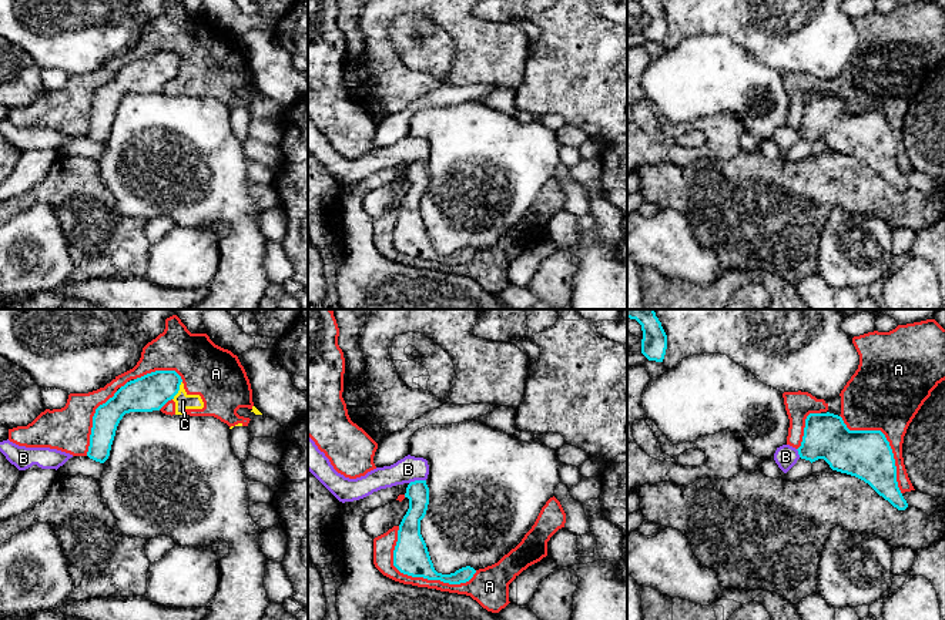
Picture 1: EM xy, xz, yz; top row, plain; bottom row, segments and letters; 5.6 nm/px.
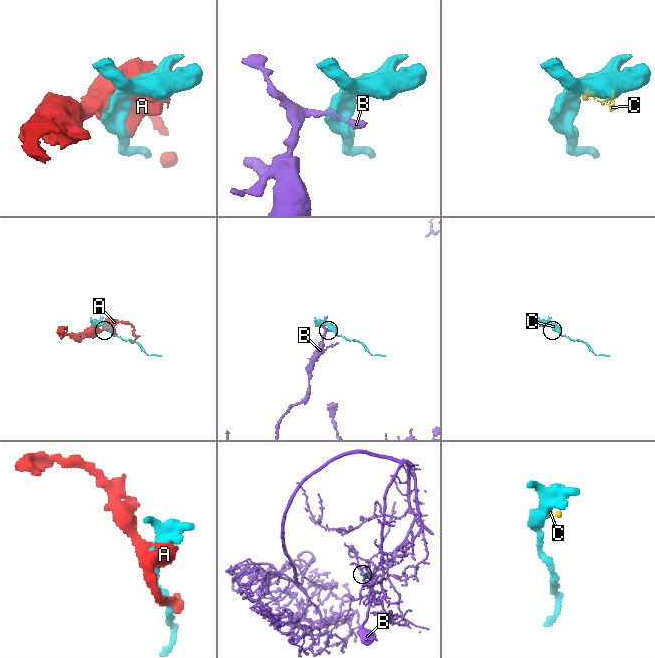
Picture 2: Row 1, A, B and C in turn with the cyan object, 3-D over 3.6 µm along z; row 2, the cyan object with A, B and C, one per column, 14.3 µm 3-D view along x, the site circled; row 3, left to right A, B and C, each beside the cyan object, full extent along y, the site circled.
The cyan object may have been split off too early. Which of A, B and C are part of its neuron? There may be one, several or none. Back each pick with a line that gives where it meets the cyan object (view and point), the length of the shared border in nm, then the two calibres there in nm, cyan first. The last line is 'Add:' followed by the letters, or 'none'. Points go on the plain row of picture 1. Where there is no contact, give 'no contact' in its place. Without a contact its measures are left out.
Add: none

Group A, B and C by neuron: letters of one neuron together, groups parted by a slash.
A C / B

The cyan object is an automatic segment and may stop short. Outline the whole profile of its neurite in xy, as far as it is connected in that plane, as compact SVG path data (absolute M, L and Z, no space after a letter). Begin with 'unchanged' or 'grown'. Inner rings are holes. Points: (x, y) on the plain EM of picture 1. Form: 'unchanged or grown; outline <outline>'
unchanged; outline M155 51L121 67L113 78L95 90L87 137L104 144L123 97L130 93L160 91L174 80L181 63L175 51Z

